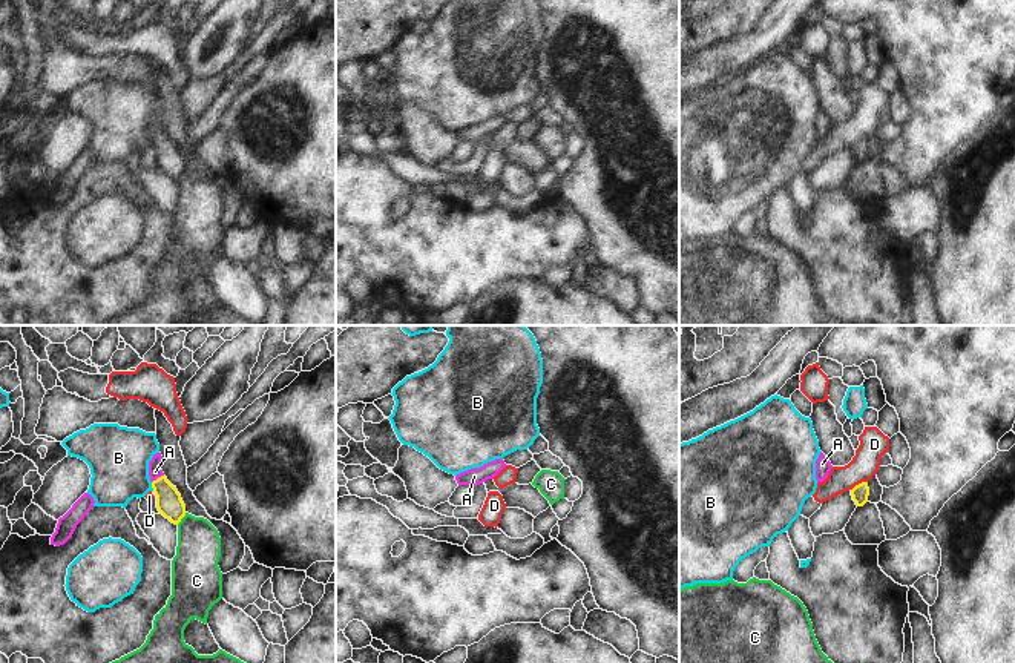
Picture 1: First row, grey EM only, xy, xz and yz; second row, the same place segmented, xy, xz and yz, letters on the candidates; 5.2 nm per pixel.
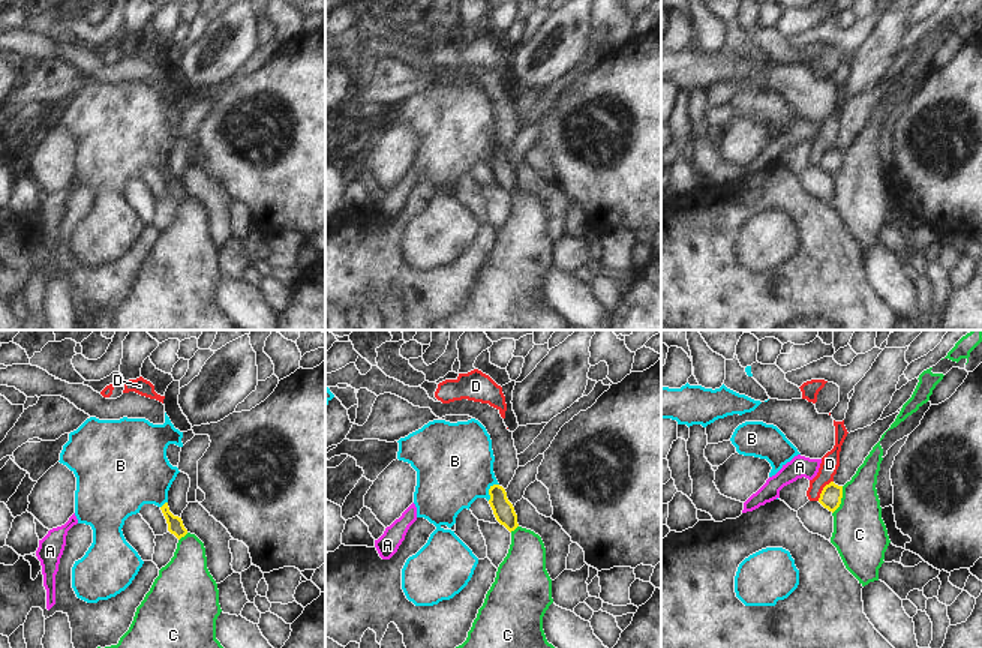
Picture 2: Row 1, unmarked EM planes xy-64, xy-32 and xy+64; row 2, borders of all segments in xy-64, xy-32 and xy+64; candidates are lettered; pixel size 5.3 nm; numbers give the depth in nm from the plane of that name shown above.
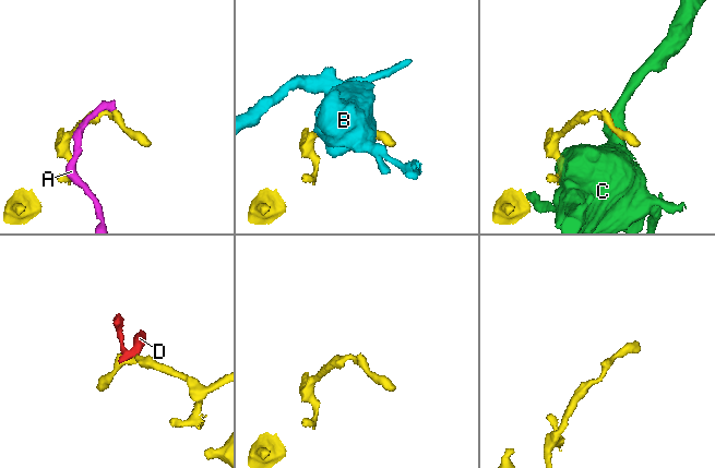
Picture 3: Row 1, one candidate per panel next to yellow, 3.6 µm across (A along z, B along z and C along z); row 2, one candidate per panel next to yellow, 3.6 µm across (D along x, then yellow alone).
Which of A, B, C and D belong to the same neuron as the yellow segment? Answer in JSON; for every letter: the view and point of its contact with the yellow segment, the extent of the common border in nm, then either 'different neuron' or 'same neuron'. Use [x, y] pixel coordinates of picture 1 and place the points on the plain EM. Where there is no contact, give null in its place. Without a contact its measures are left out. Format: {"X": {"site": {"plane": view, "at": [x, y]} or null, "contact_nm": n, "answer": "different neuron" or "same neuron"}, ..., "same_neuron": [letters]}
{"A": {"site": {"plane": "xy", "at": [158, 134]}, "contact_nm": 80, "answer": "same neuron"}, "B": {"site": {"plane": "xy", "at": [152, 143]}, "contact_nm": 50, "answer": "different neuron"}, "C": {"site": {"plane": "xy", "at": [181, 174]}, "contact_nm": 80, "answer": "different neuron"}, "D": {"site": {"plane": "yz", "at": [859, 140]}, "contact_nm": 100, "answer": "different neuron"}, "same_neuron": ["A"]}

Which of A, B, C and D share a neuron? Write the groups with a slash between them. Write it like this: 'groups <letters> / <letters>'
groups A / B / C / D

